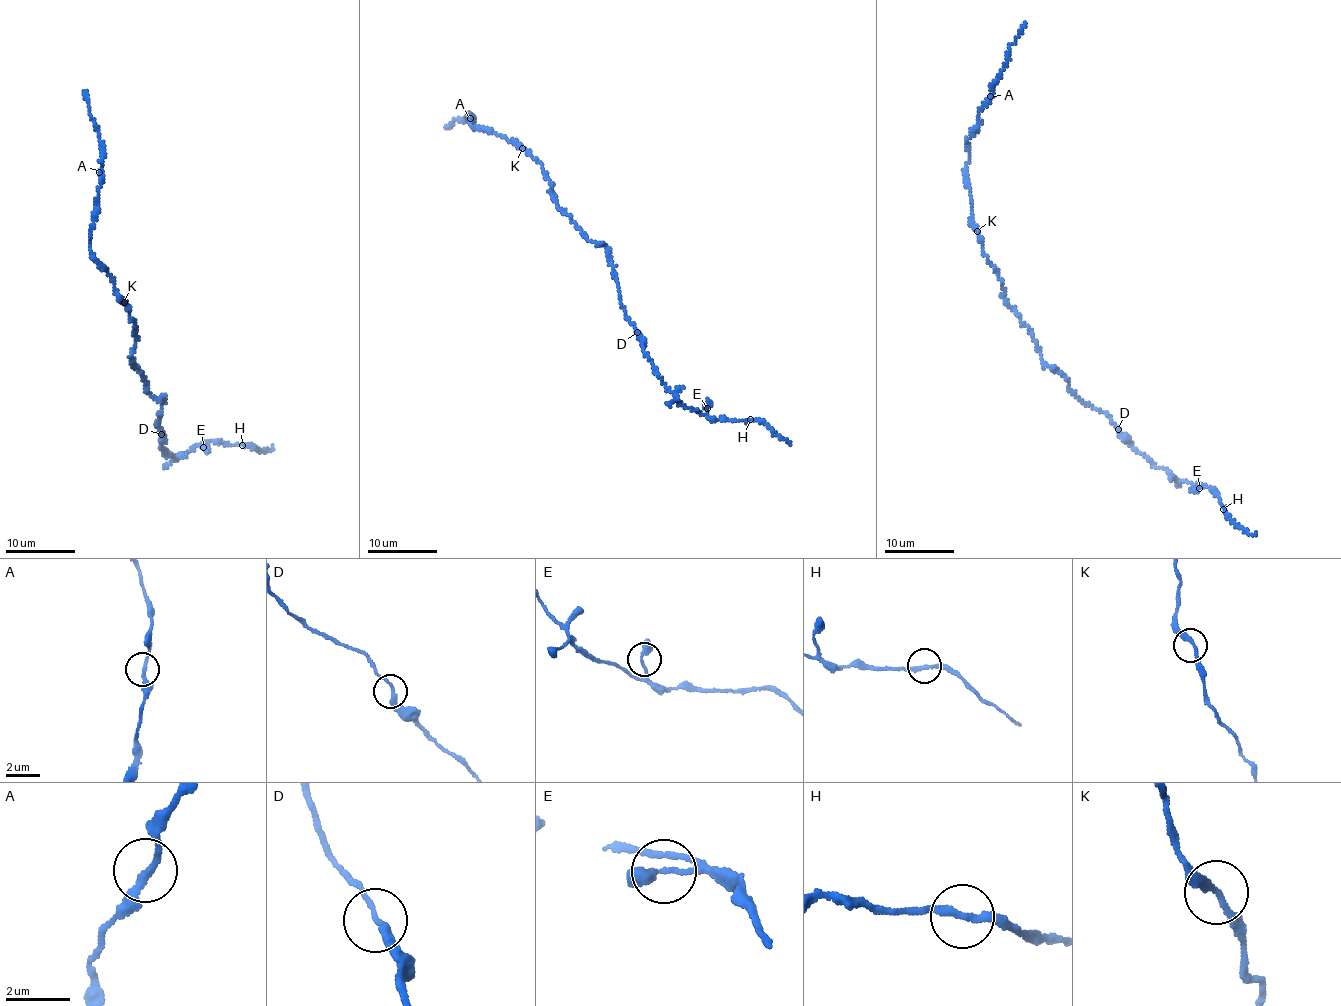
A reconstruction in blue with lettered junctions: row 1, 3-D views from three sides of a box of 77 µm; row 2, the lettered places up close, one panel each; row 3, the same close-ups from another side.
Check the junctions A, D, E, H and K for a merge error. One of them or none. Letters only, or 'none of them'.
none of them

